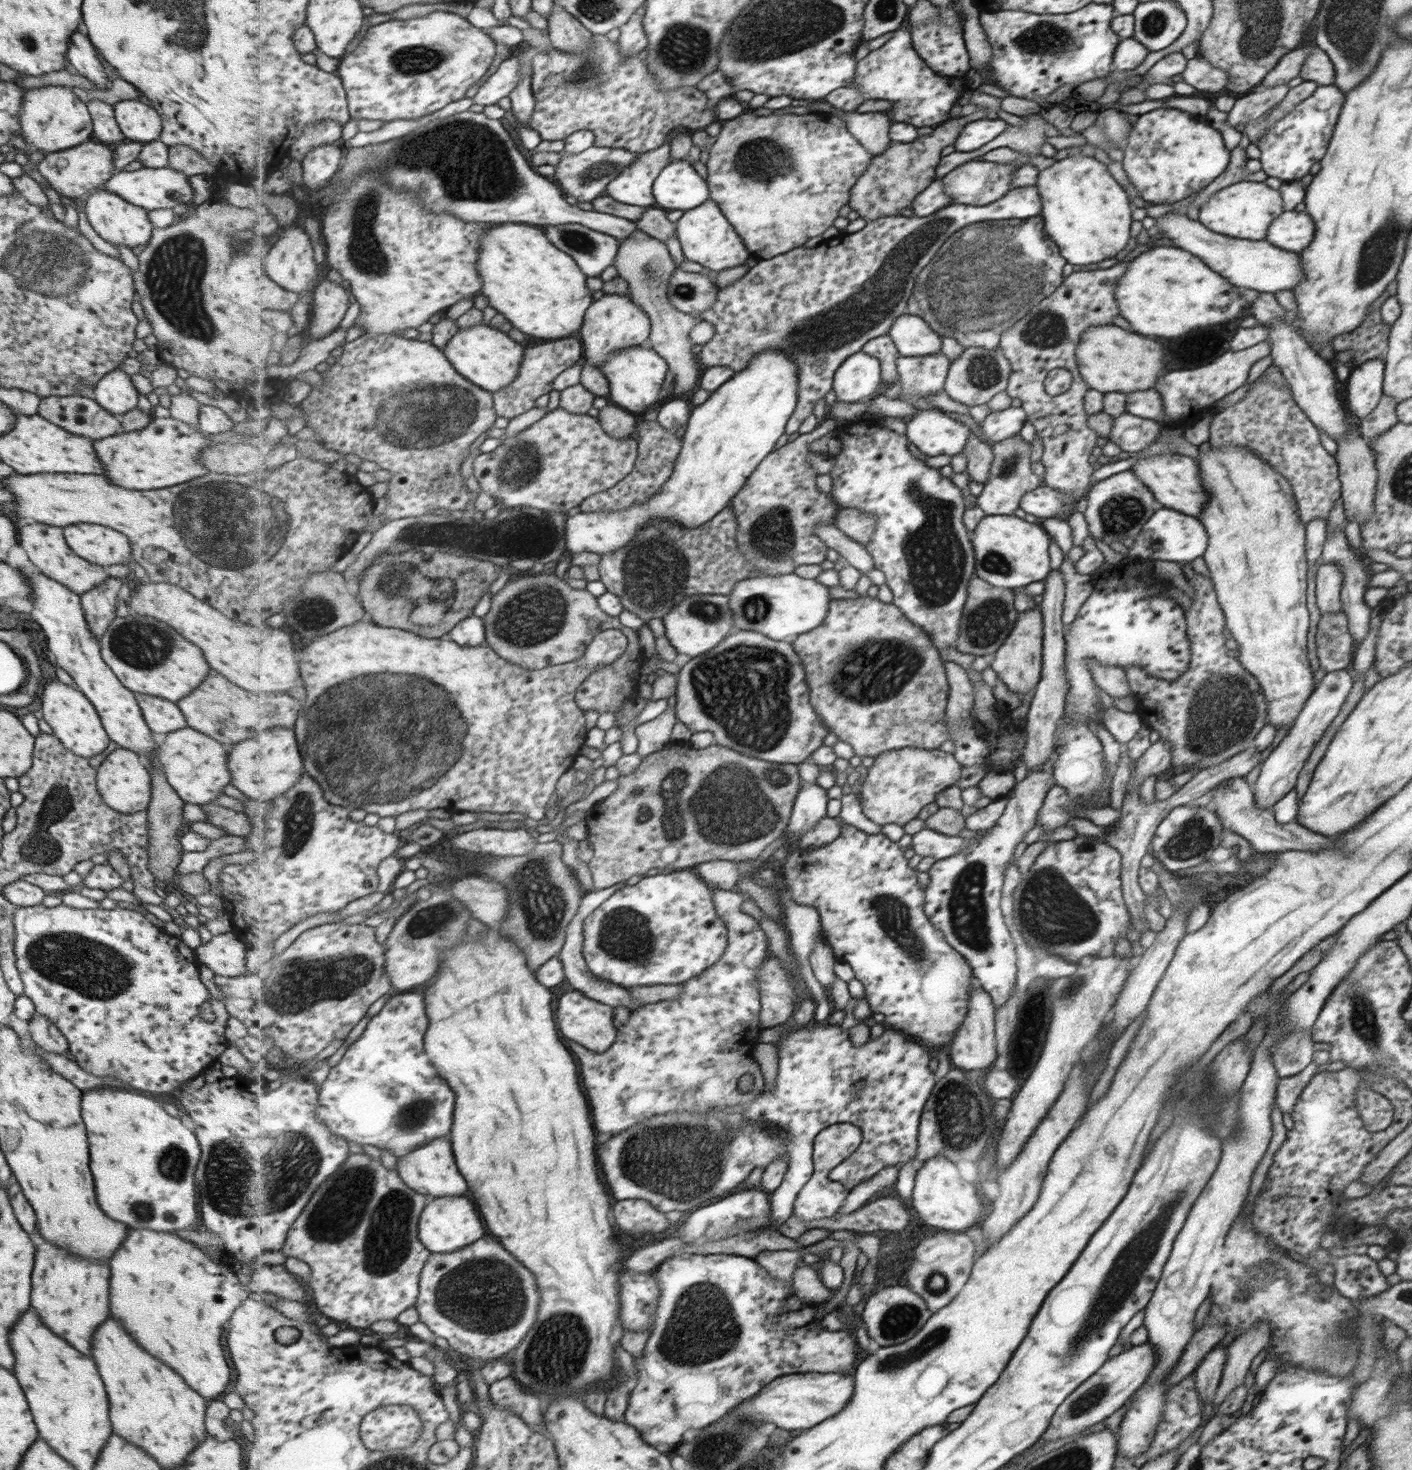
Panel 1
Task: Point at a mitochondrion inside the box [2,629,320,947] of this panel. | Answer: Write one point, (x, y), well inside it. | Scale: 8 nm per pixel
(38, 848)

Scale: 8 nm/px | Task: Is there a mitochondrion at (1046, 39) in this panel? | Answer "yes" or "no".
yes

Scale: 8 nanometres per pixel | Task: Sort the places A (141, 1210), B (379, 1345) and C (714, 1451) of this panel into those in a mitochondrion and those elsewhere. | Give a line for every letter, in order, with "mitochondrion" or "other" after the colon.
A: mitochondrion
B: other
C: mitochondrion

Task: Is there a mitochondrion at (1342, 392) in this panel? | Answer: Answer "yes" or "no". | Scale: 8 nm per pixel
no

